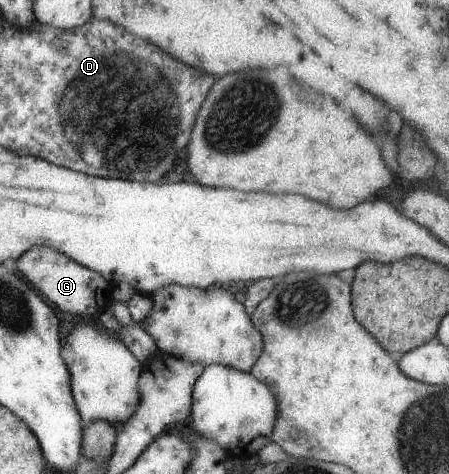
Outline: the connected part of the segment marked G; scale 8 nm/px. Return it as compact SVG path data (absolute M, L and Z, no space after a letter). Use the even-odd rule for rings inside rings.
M30 248L28 252L20 255L16 260L17 272L24 276L30 285L42 296L46 296L48 302L52 302L56 308L78 314L78 316L92 316L108 305L110 300L110 286L96 271L74 264L71 258L65 257L52 248Z

